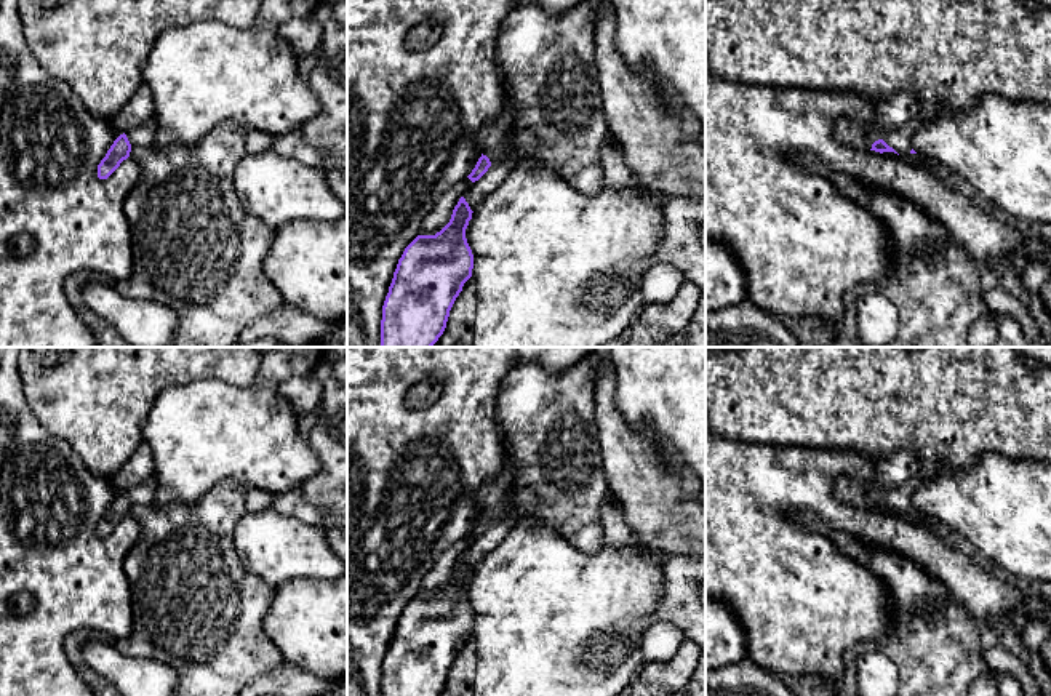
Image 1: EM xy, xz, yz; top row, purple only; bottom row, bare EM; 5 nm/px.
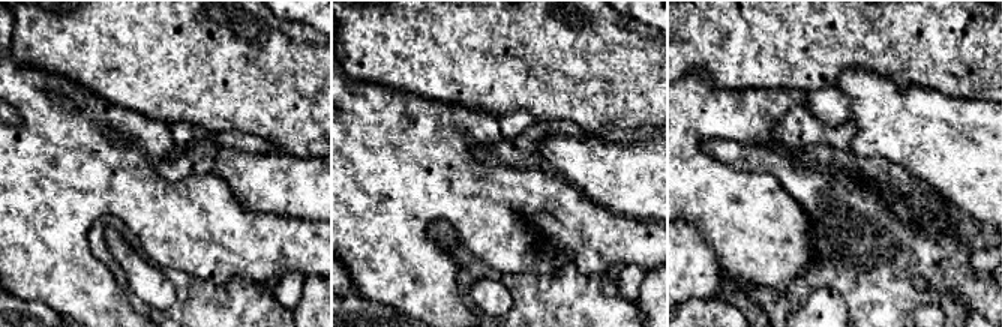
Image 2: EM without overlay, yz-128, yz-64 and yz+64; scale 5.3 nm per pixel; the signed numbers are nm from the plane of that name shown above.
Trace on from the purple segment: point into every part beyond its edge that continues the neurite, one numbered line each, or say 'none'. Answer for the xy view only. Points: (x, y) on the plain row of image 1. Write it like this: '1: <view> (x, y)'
1: xy (141, 495)

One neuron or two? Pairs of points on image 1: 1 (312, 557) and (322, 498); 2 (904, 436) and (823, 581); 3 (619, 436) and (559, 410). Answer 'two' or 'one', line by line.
1: two
2: two
3: two

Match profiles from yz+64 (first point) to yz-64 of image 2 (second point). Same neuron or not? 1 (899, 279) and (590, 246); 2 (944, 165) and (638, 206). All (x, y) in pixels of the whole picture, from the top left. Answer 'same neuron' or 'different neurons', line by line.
1: different neurons
2: same neuron

